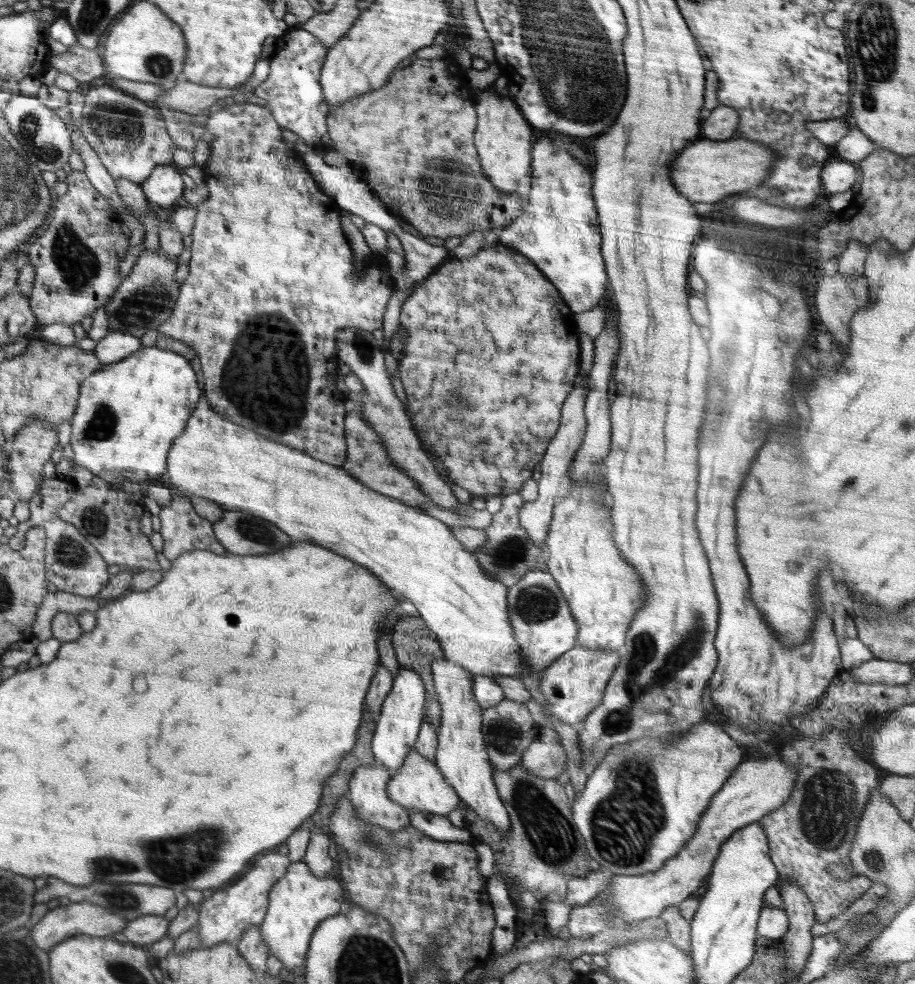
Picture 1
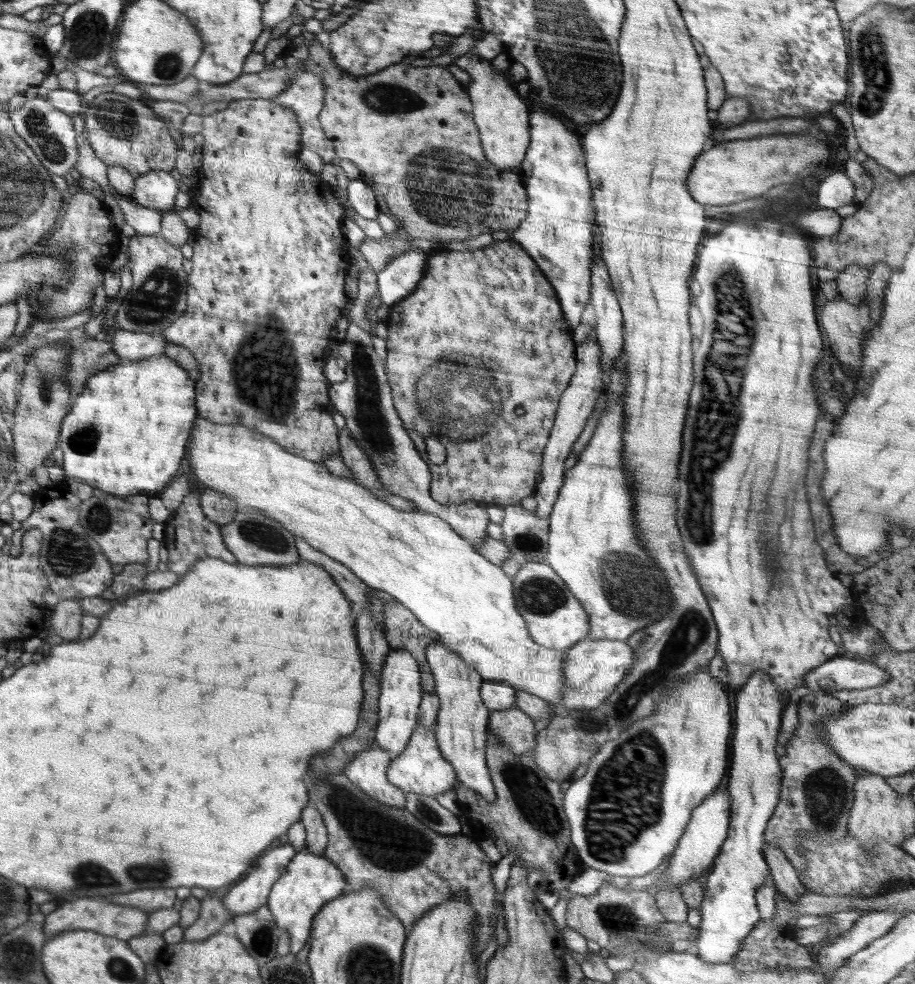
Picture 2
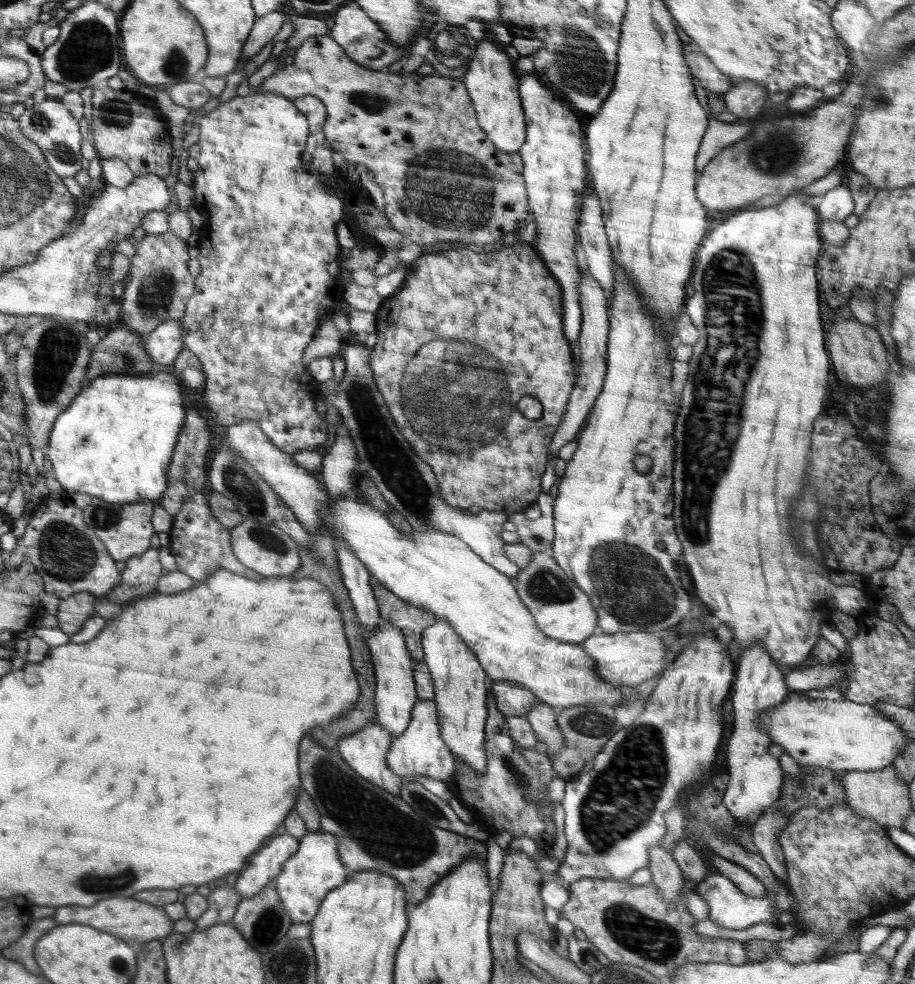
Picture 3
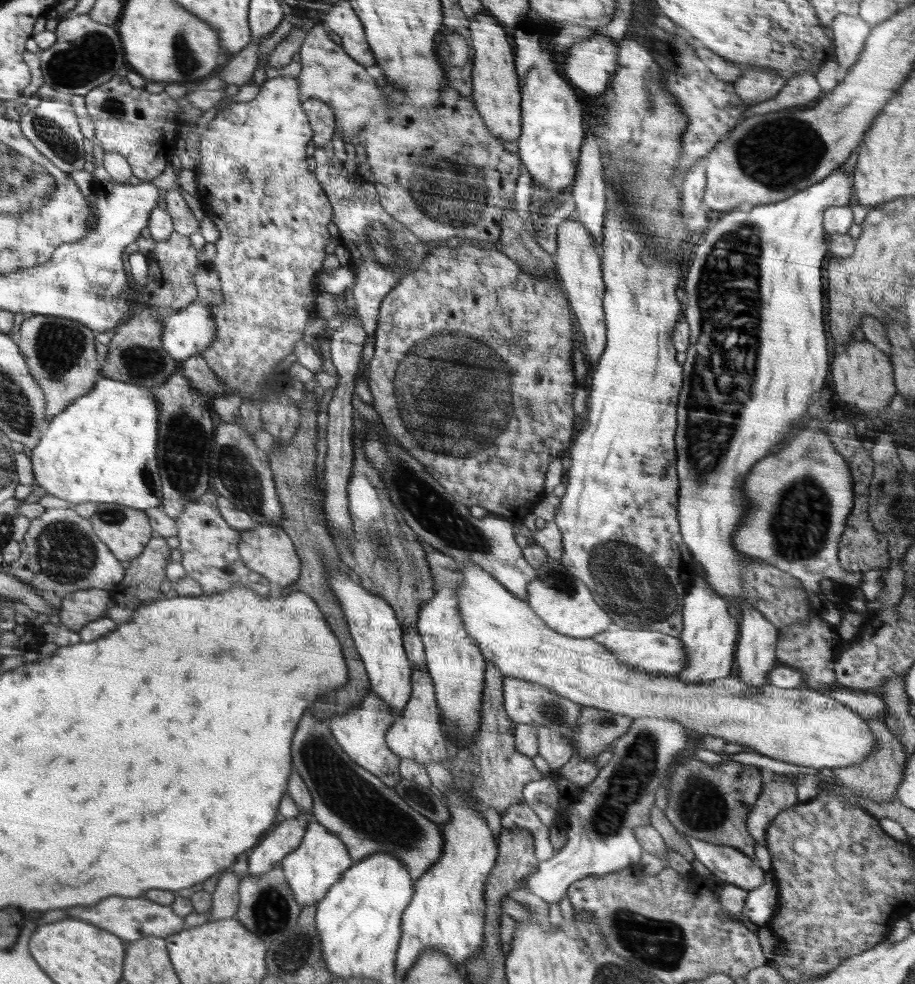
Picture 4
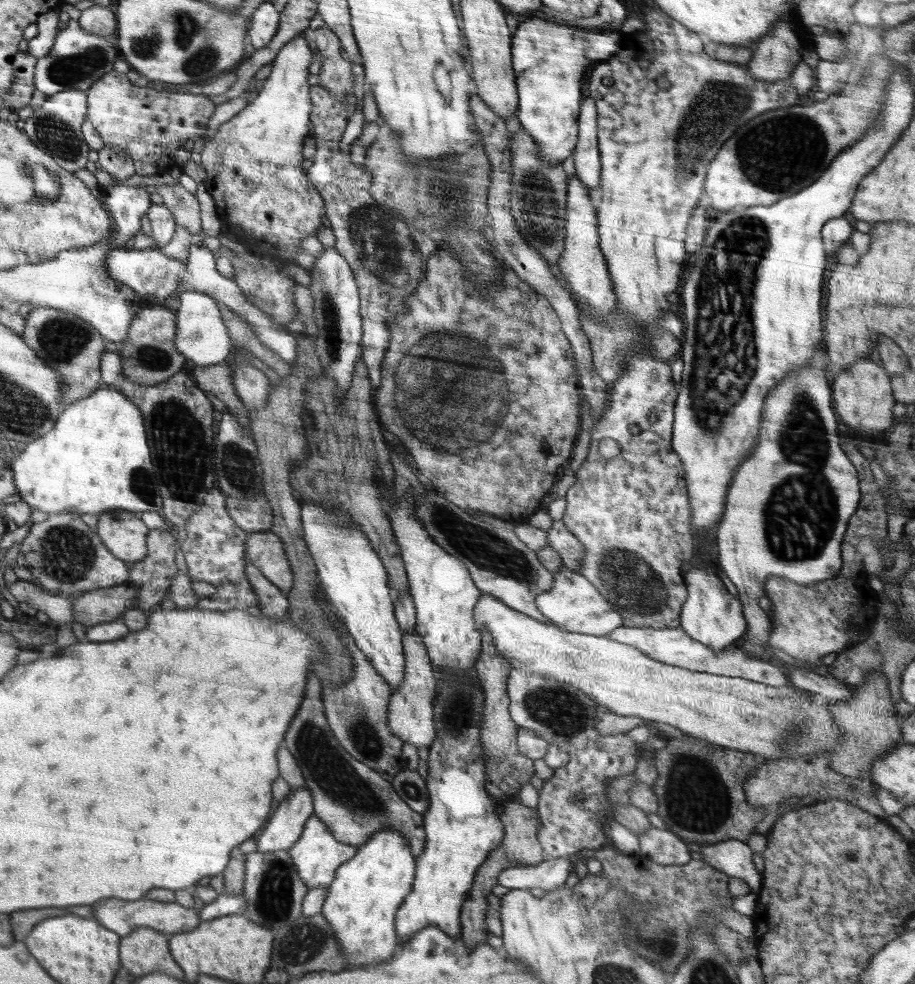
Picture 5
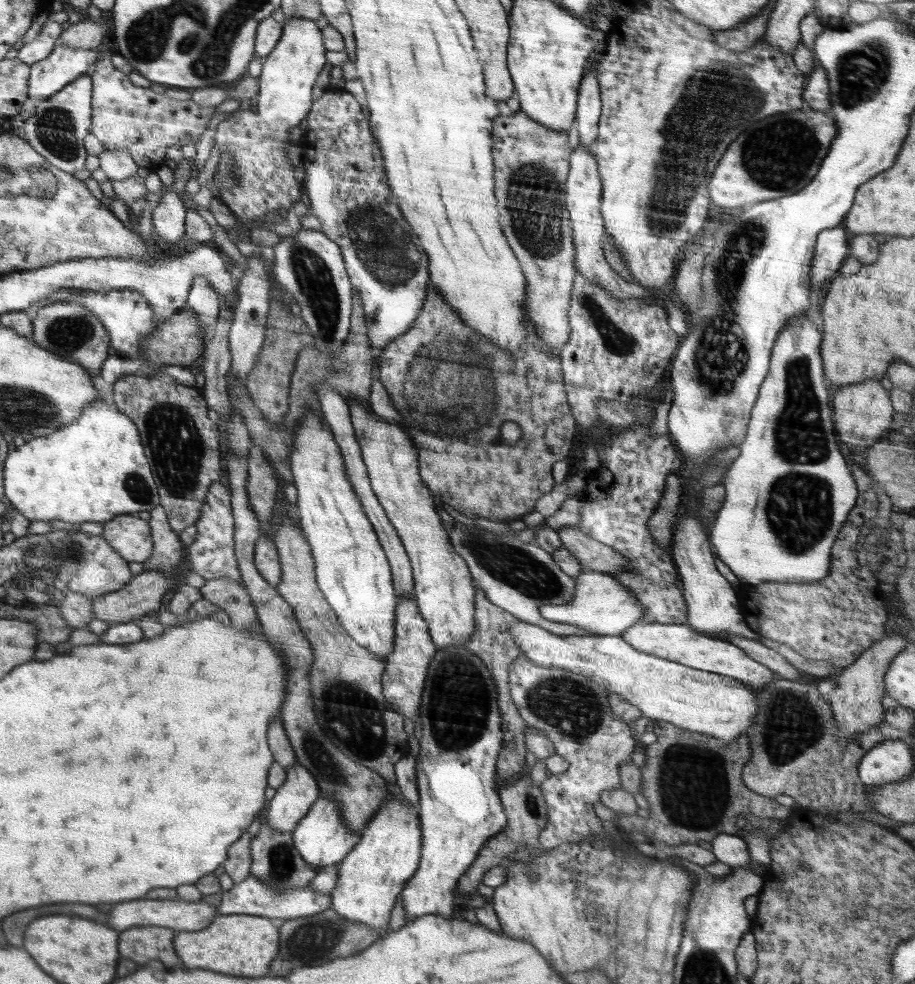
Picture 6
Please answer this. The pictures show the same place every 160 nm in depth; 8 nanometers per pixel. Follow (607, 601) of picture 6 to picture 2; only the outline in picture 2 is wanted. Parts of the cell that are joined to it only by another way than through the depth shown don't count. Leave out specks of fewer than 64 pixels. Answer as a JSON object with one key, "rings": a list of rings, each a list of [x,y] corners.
{"rings":[[[546,560],[522,565],[512,584],[516,610],[526,621],[532,642],[544,649],[566,652],[576,642],[587,639],[590,629],[588,613]]]}

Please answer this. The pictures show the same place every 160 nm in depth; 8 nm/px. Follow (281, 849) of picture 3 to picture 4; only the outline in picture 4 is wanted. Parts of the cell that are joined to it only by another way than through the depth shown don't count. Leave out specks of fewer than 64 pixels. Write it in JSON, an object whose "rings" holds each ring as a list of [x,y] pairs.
{"rings":[[[300,812],[293,819],[285,819],[275,826],[265,840],[248,853],[248,874],[260,876],[275,867],[274,864],[282,862],[304,840],[305,830],[311,821],[313,816]]]}

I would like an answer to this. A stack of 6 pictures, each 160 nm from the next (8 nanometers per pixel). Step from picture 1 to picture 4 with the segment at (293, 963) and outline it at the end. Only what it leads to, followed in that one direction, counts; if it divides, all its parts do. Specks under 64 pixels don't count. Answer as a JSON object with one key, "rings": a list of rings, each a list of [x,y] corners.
{"rings":[[[311,821],[305,830],[304,840],[288,856],[282,860],[281,865],[286,877],[288,886],[293,890],[294,898],[298,904],[304,908],[314,906],[324,898],[334,883],[342,878],[342,873],[346,872],[352,865],[353,860],[349,855],[346,845],[336,834],[324,828],[321,824]]]}

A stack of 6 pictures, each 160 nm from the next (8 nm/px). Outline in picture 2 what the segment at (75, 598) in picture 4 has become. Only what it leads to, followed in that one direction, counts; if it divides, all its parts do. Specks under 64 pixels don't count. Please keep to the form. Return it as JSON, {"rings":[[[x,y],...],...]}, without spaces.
{"rings":[[[79,599],[60,600],[52,611],[52,632],[64,641],[76,641],[84,629],[81,620],[86,614]]]}

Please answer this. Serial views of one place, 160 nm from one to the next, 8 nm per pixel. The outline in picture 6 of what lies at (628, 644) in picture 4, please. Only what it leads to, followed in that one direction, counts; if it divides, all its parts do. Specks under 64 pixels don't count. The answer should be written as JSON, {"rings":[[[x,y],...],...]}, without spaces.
{"rings":[[[638,622],[626,629],[620,636],[624,642],[640,652],[666,658],[692,669],[732,677],[756,690],[778,677],[773,670],[754,661],[740,648],[729,644],[727,641],[716,639],[714,636],[698,634],[691,630],[688,624]]]}

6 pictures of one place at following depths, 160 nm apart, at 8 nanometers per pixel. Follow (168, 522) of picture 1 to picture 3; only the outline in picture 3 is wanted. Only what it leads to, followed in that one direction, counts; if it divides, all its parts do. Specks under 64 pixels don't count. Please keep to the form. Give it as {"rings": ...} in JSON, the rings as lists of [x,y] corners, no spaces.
{"rings":[[[204,491],[195,494],[186,501],[180,512],[173,515],[173,523],[168,530],[169,551],[175,556],[178,571],[183,572],[195,581],[204,582],[219,568],[245,575],[246,578],[264,578],[259,572],[247,567],[233,553],[232,533],[223,523],[218,522],[211,508],[208,508],[208,498]]]}

